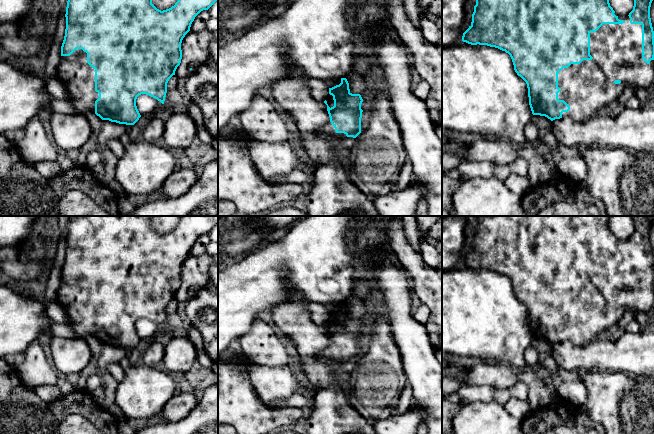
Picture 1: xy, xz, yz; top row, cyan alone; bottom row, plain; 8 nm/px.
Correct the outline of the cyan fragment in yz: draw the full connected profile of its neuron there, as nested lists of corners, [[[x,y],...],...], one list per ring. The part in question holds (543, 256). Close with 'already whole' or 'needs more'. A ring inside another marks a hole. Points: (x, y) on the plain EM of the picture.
[[[476,216],[476,229],[472,238],[472,246],[463,257],[462,265],[471,269],[487,269],[508,277],[512,283],[514,294],[527,308],[529,329],[533,339],[545,340],[551,345],[562,341],[582,347],[595,337],[617,325],[627,312],[648,313],[654,310],[654,255],[650,242],[650,231],[653,223],[647,216],[630,216],[634,222],[633,234],[628,240],[618,239],[609,227],[611,216]]]; needs more

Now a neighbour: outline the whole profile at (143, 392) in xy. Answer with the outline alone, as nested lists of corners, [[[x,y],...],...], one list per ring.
[[[130,366],[124,370],[124,378],[118,382],[115,392],[115,403],[125,419],[146,421],[152,416],[160,415],[164,405],[173,397],[179,388],[176,377],[150,366]]]

